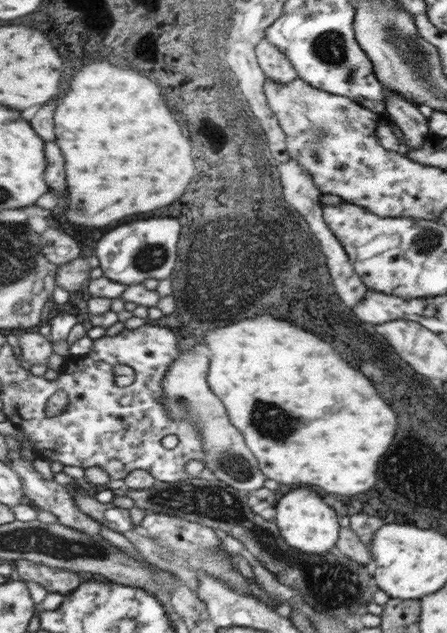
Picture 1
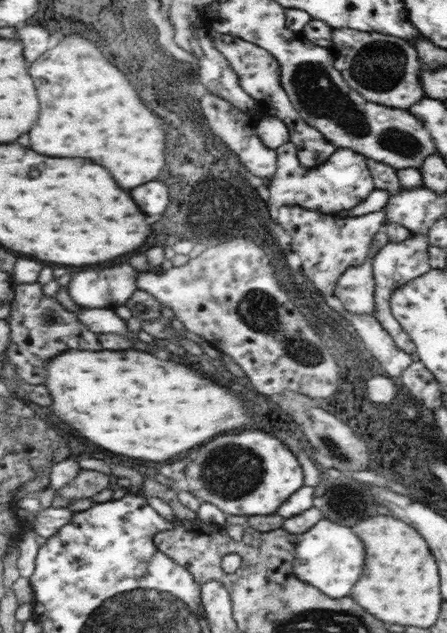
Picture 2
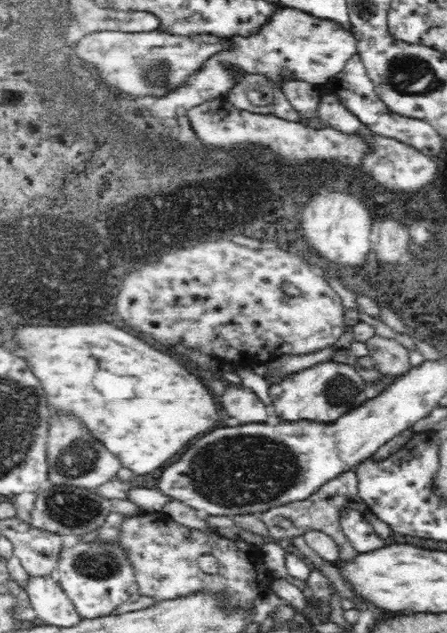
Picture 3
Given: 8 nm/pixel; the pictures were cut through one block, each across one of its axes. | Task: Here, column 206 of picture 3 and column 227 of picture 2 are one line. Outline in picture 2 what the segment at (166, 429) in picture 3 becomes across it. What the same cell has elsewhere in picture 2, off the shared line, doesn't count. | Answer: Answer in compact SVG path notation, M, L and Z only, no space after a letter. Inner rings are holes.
M71 350L51 358L47 366L47 388L53 396L51 410L61 416L63 422L77 428L85 438L103 446L109 452L131 456L133 460L153 460L169 464L179 452L201 446L221 432L229 432L249 422L247 412L235 392L201 378L189 366L161 360L149 352L121 350L121 352L91 352Z

